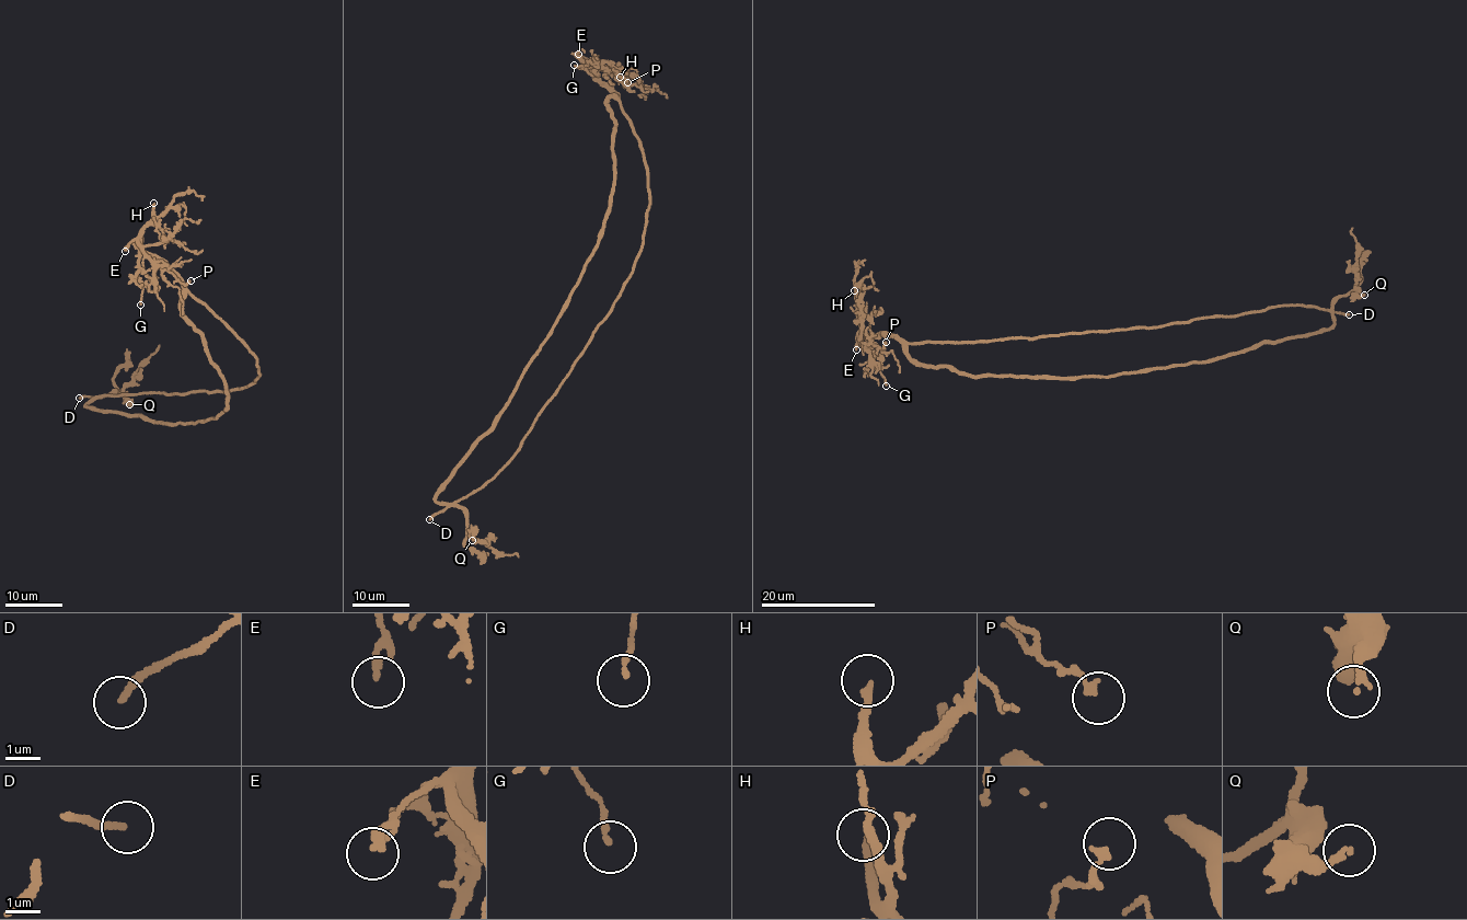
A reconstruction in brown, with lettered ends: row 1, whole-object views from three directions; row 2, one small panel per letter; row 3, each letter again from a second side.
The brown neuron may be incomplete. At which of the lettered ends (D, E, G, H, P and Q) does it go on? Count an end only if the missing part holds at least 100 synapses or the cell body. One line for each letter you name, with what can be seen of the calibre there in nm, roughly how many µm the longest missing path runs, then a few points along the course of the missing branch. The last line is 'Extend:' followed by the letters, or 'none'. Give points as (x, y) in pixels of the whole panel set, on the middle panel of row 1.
D: calibre 200 nm; missing 25 µm
Extend: D

